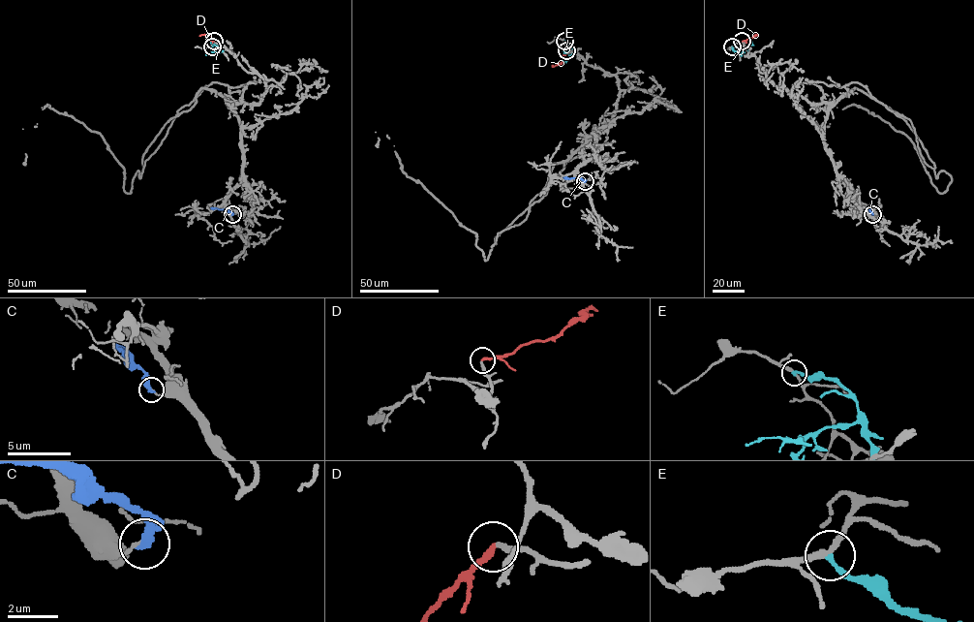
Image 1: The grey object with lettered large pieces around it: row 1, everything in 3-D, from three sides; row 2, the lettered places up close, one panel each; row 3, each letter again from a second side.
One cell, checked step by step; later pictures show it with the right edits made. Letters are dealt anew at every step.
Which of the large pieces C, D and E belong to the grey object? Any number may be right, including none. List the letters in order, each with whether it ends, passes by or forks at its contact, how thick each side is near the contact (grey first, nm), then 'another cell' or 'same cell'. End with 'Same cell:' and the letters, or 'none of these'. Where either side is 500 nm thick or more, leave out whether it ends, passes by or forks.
C: it ends; calibres 130 and 400 nm; another cell
D: it ends; calibres 200 and 220 nm; same cell
E: it ends; calibres 240 and 240 nm; another cell
Same cell: D

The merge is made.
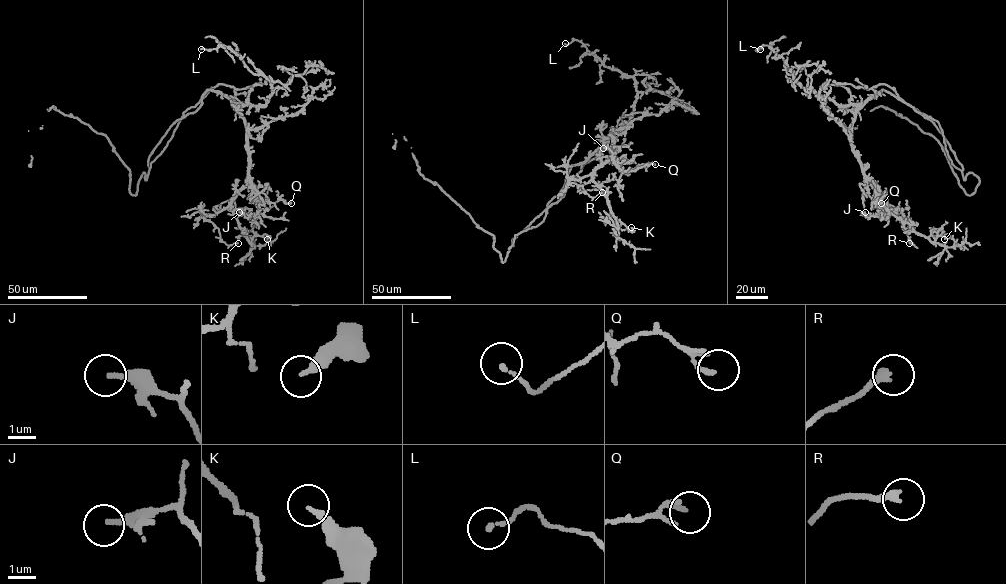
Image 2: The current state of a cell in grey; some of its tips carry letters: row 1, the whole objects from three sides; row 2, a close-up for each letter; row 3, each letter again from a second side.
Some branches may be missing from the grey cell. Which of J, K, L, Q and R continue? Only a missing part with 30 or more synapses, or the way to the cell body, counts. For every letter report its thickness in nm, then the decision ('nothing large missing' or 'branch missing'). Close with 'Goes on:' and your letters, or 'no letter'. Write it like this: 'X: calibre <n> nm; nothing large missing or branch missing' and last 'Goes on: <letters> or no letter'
J: calibre 220 nm; nothing large missing
K: calibre 240 nm; nothing large missing
L: calibre 140 nm; nothing large missing
Q: calibre 140 nm; nothing large missing
R: calibre 240 nm; nothing large missing
Goes on: no letter

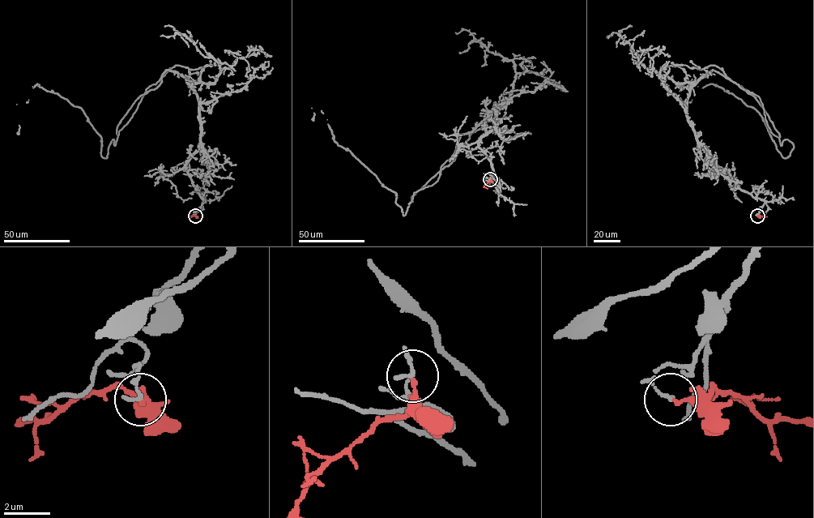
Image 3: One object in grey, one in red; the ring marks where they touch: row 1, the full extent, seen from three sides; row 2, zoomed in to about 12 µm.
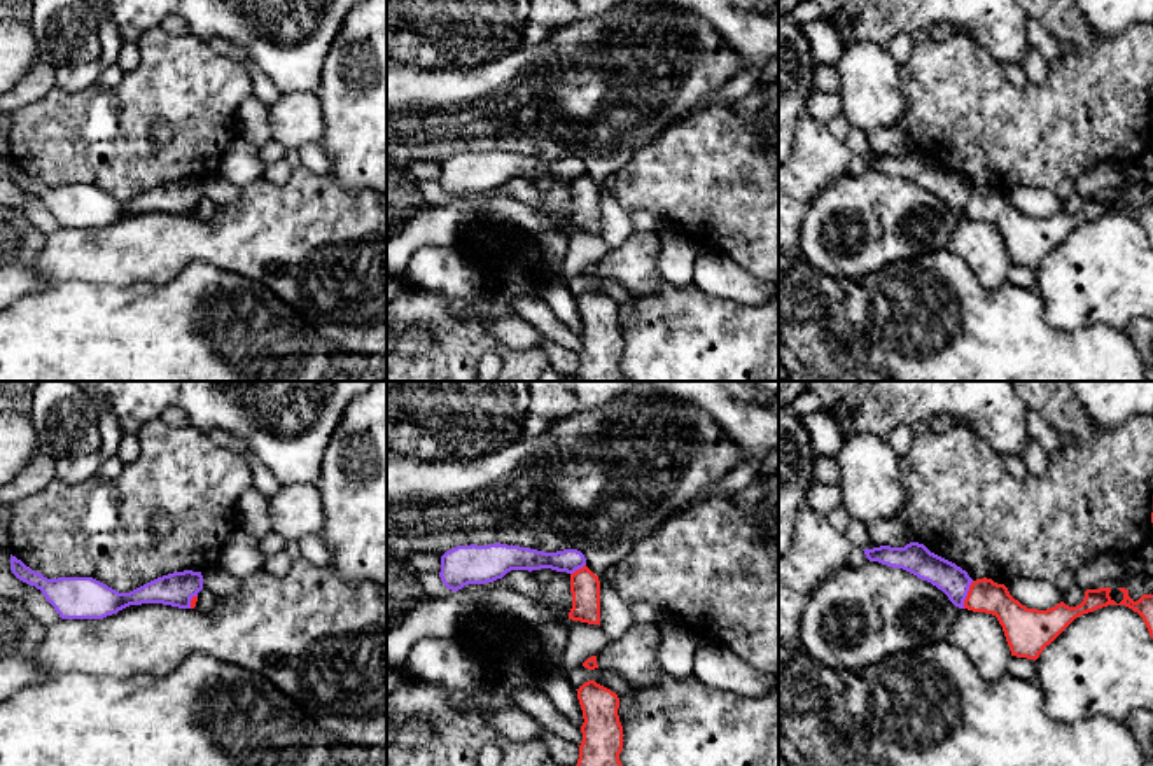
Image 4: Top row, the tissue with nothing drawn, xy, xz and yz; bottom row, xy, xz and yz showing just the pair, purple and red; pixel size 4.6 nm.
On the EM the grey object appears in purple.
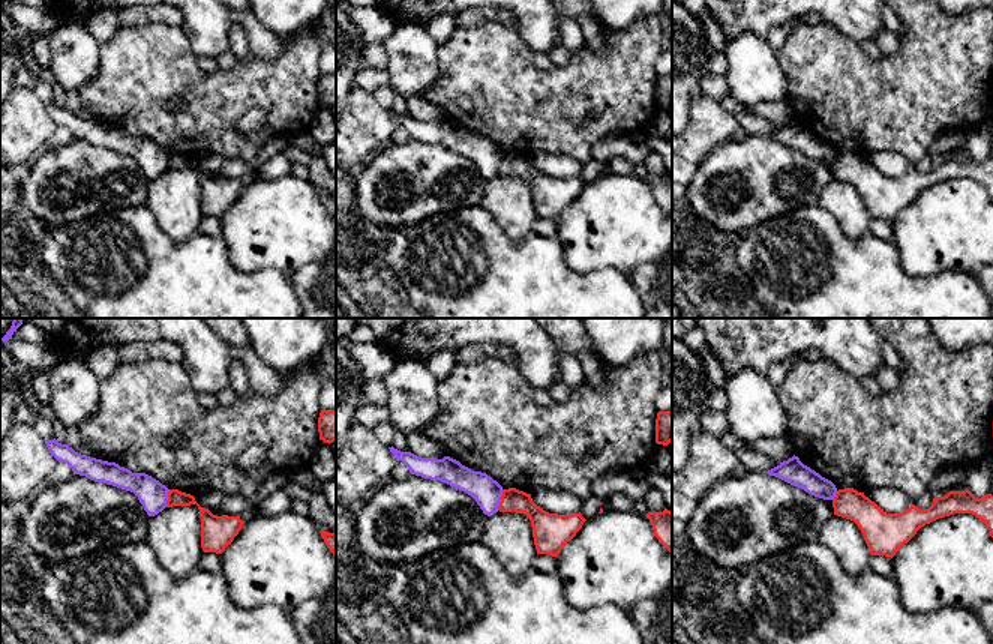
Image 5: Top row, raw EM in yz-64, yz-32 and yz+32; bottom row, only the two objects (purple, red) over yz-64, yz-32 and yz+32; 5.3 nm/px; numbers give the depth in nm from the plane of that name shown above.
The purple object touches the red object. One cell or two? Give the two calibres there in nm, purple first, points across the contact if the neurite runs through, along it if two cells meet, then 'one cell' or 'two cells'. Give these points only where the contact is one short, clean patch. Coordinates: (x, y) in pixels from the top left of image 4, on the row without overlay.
140/150 nm | along yz (973, 189), (963, 215) | two cells

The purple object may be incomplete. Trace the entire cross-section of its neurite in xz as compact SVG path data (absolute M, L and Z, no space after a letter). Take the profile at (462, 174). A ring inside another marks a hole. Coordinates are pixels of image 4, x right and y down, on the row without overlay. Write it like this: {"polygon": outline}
{"polygon": "M488 152L457 154L441 164L439 185L443 192L458 199L467 192L486 192L502 187L511 178L541 178L574 182L586 173L577 157L544 161L530 156Z"}

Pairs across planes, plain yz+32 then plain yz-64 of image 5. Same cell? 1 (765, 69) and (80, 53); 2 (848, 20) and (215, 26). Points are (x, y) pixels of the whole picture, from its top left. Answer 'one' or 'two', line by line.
1: one
2: one

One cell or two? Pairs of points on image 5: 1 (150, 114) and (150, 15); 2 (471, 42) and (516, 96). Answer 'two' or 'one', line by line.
1: two
2: one

